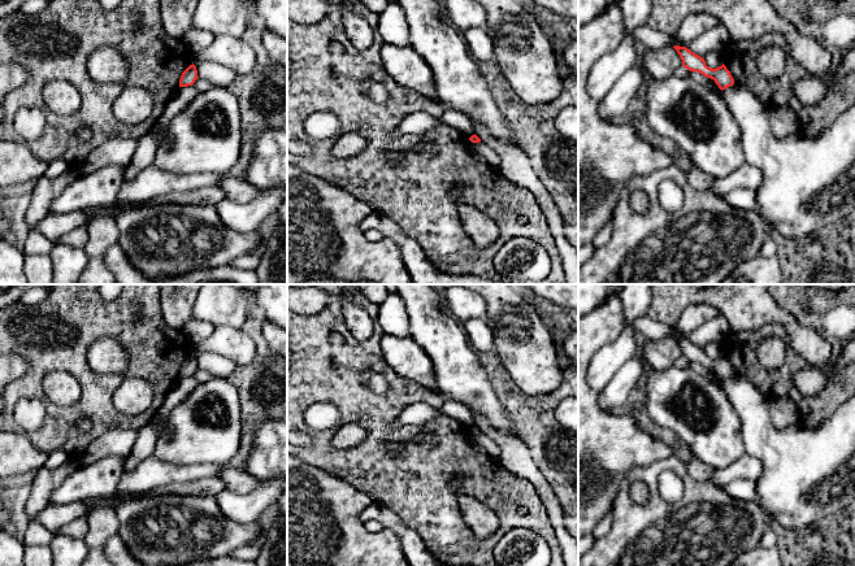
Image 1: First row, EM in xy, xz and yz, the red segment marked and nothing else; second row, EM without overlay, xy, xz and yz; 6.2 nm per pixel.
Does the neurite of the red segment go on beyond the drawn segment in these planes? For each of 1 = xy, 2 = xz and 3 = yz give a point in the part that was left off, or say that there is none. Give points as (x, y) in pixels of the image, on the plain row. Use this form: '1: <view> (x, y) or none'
1: none
2: none
3: none

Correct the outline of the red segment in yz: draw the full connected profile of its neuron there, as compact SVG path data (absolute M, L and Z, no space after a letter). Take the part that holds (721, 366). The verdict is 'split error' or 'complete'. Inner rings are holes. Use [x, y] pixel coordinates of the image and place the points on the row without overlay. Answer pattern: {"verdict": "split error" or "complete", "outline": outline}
{"verdict": "complete", "outline": "M674 336L673 339L680 345L683 358L690 362L698 362L704 367L713 370L721 382L734 375L734 370L724 354L716 360L711 360L706 356L703 348L695 345L686 338Z"}

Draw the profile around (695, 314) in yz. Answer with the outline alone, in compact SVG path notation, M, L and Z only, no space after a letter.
M693 304L683 310L678 323L676 325L676 328L681 334L690 334L695 331L703 322L715 318L719 314L720 312L711 304Z

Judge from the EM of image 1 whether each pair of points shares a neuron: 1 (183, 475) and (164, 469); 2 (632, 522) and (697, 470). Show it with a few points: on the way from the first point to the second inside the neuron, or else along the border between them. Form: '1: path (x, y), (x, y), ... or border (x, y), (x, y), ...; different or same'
1: path (178, 474), (169, 474); same
2: border (685, 464), (686, 471), (693, 478), (708, 480); different

